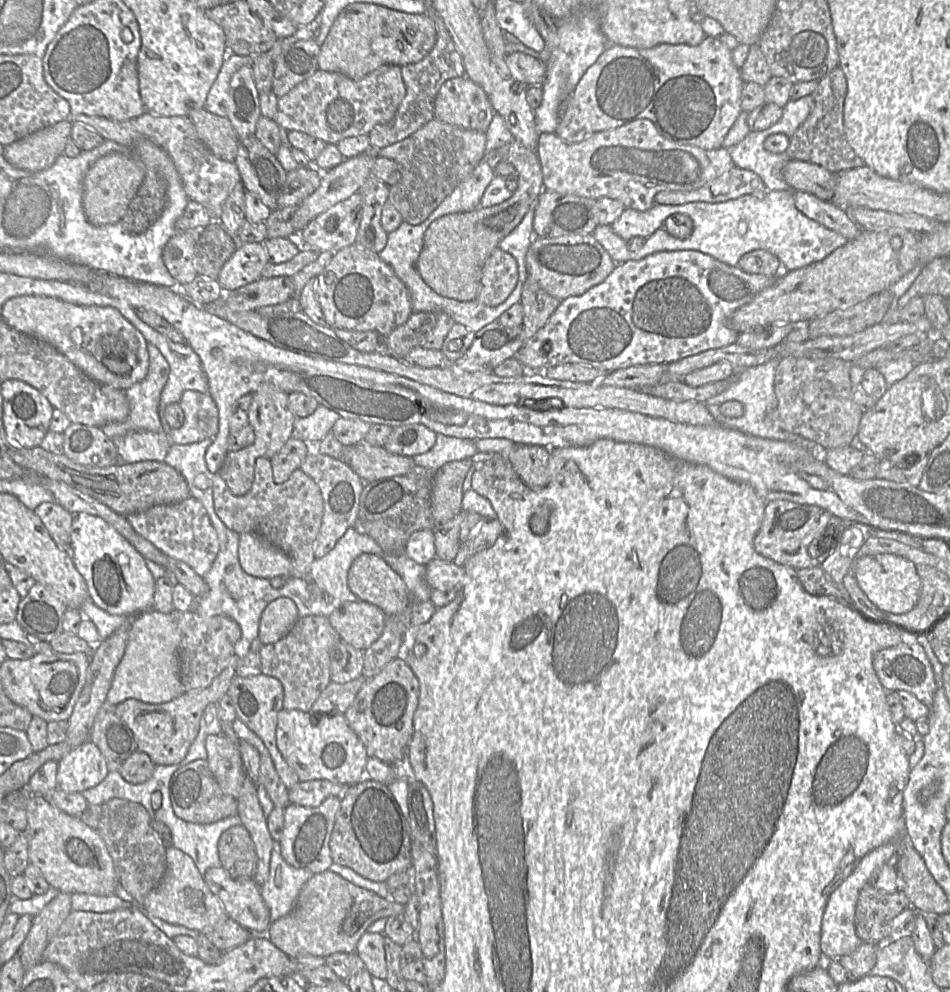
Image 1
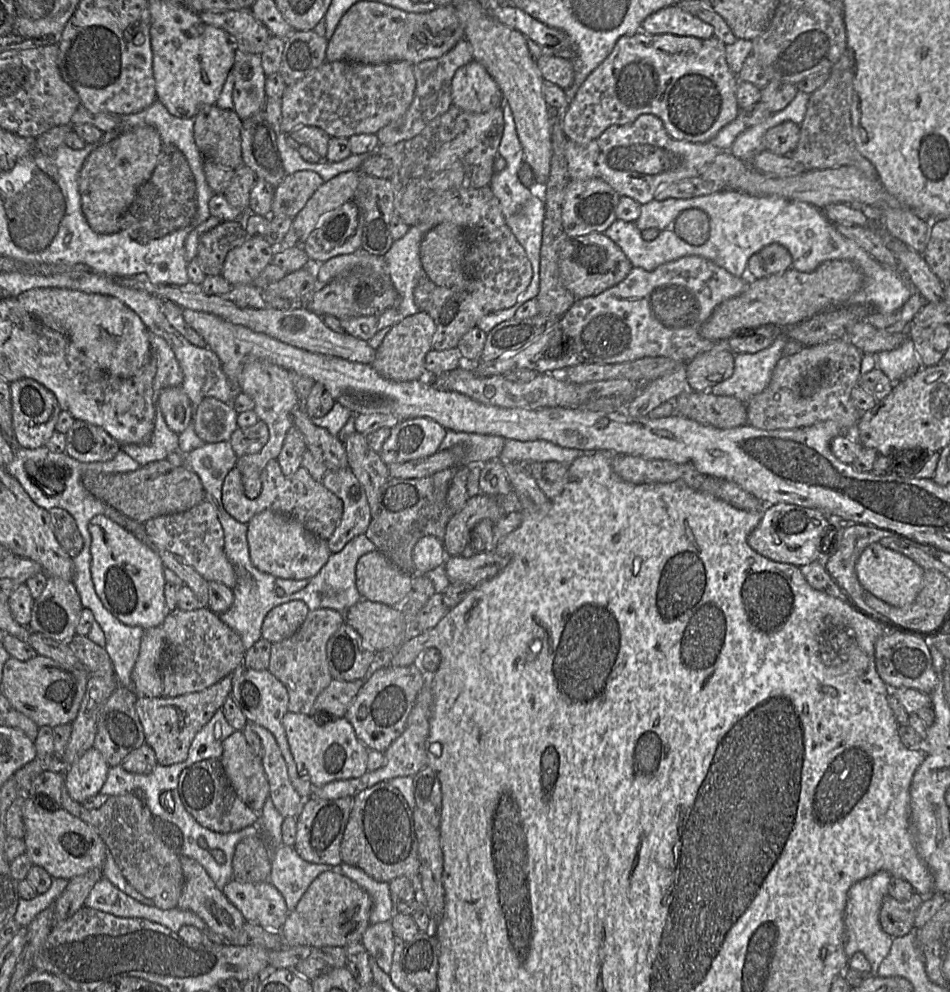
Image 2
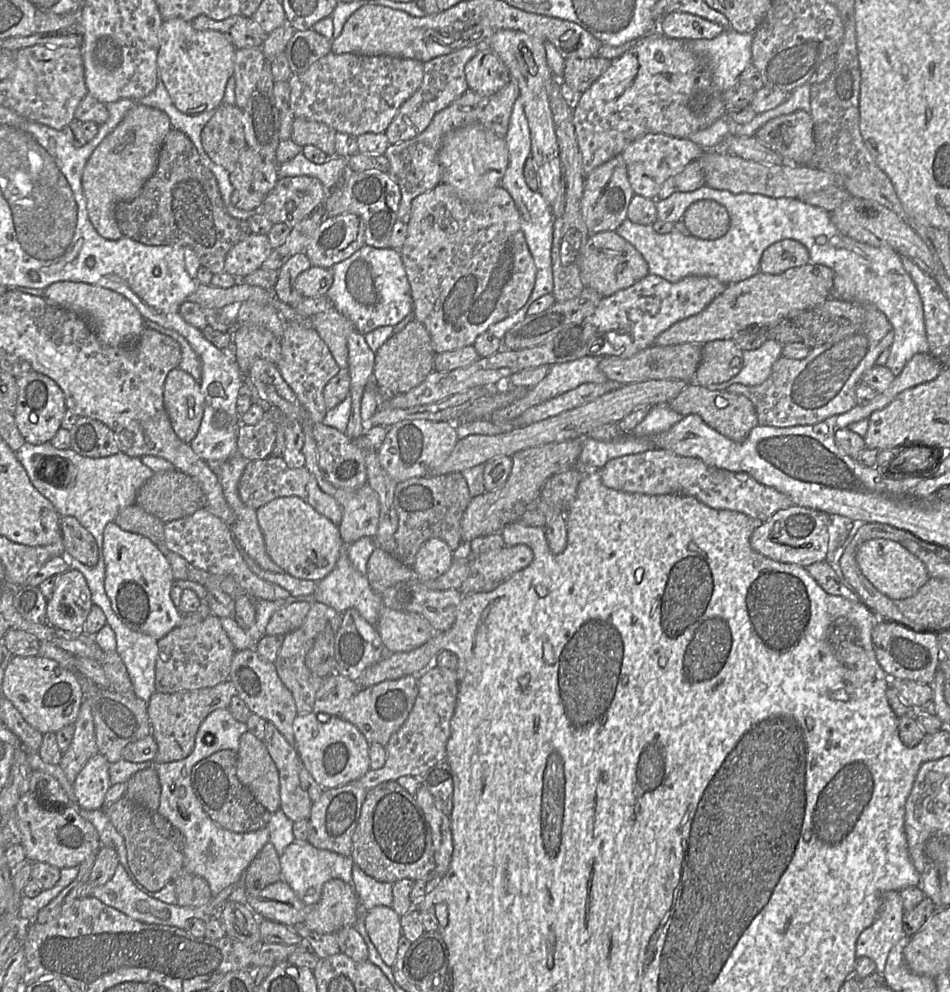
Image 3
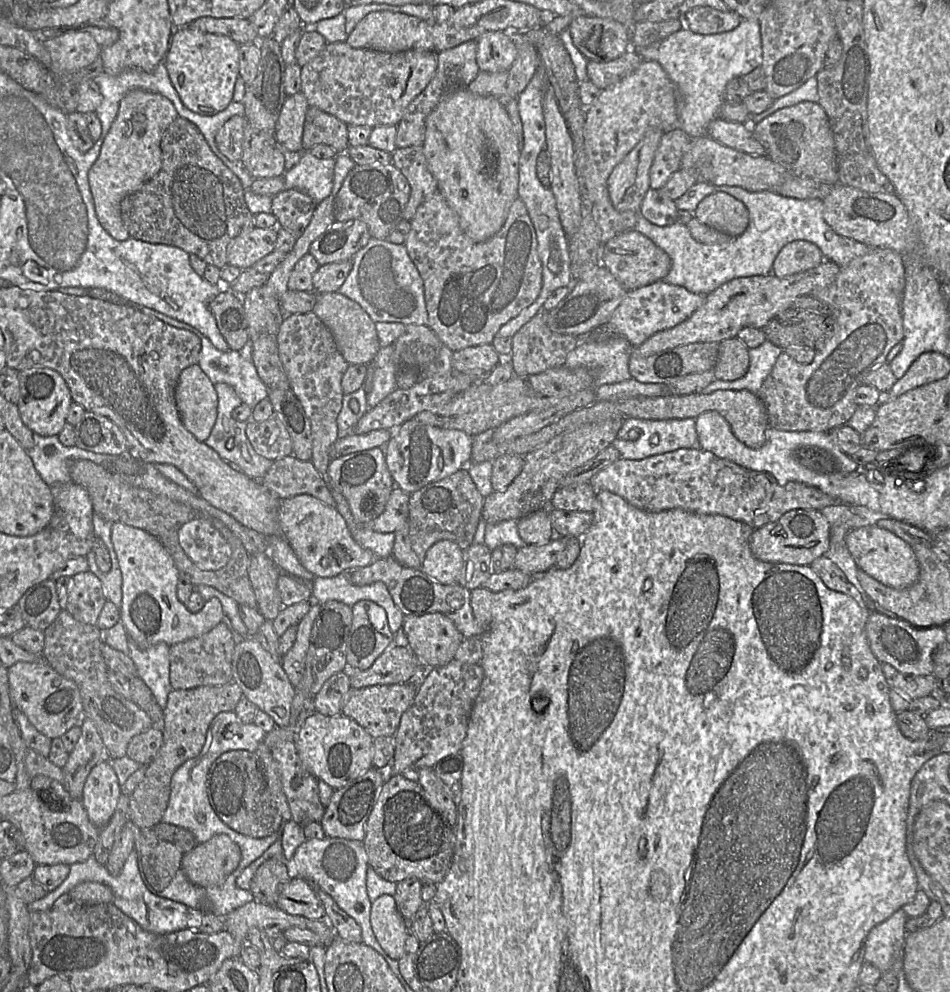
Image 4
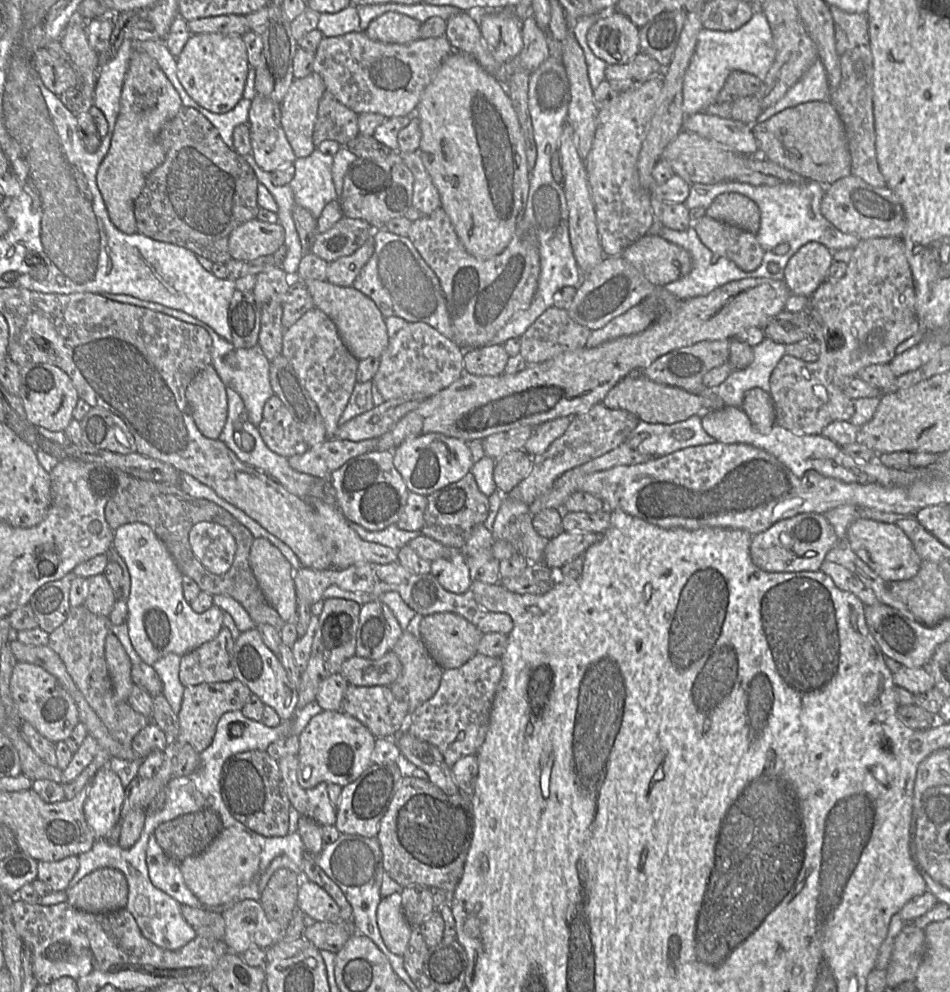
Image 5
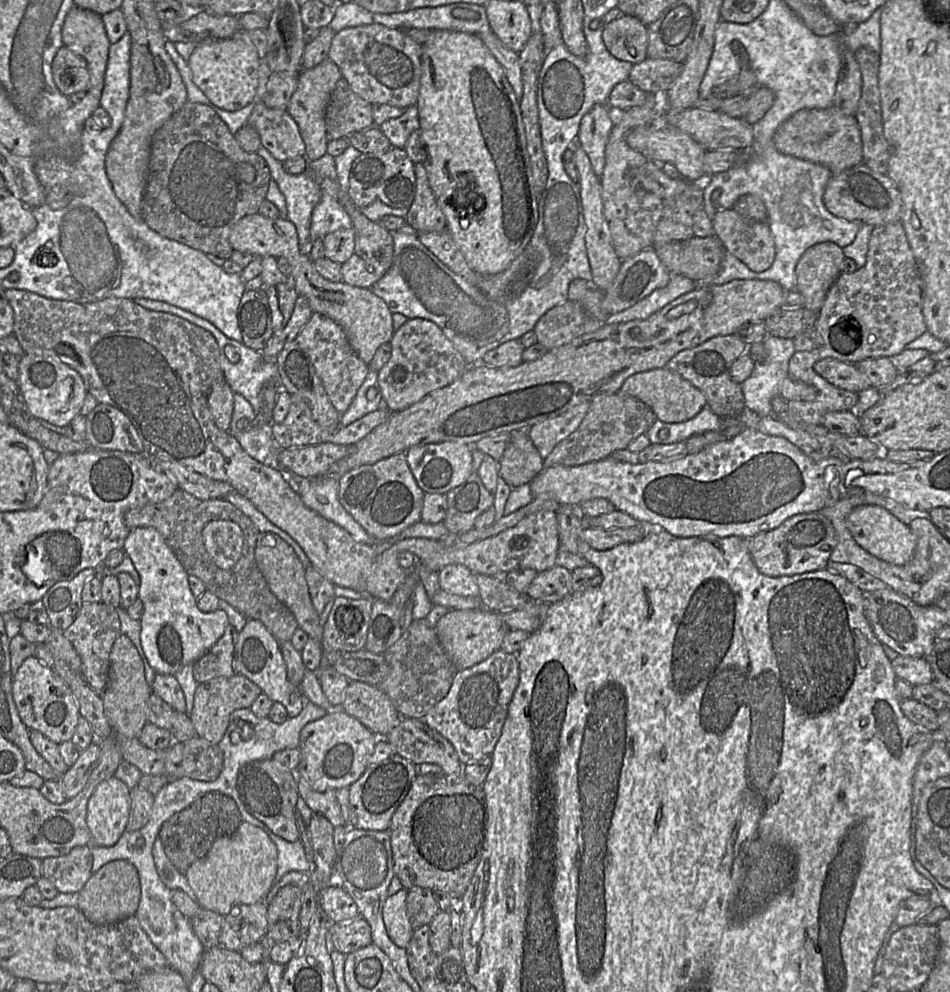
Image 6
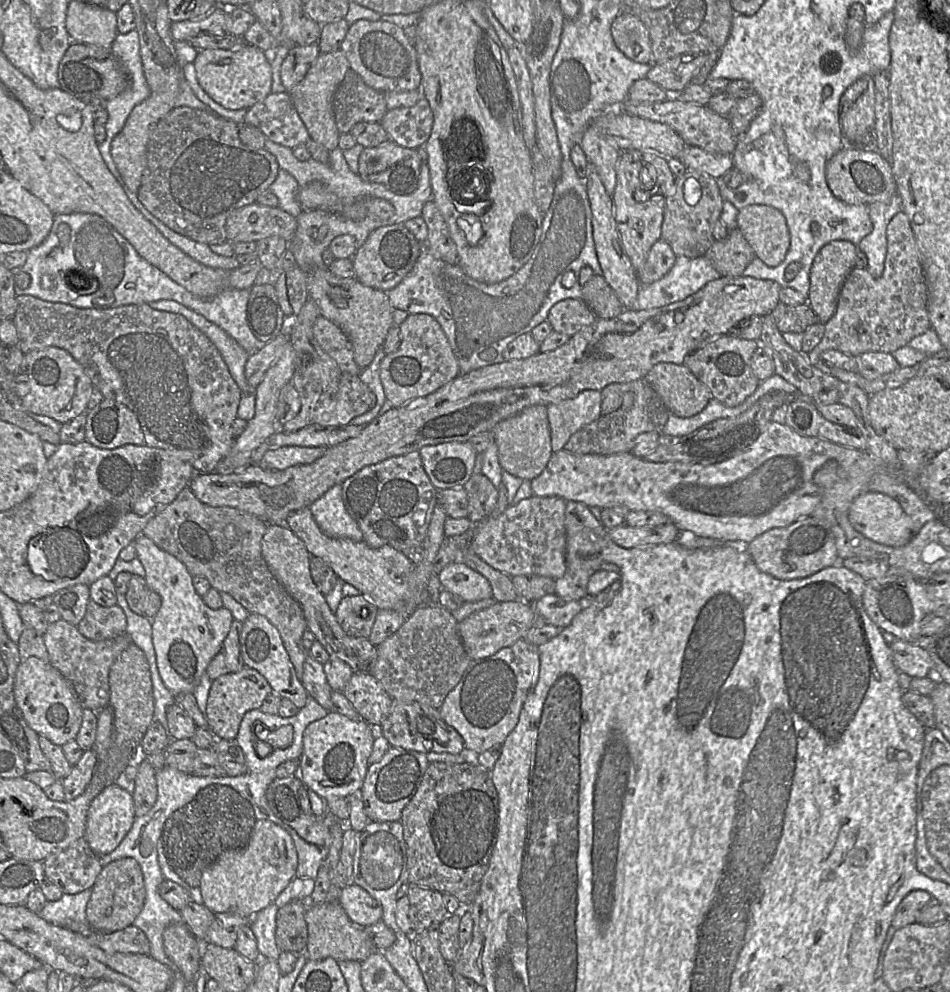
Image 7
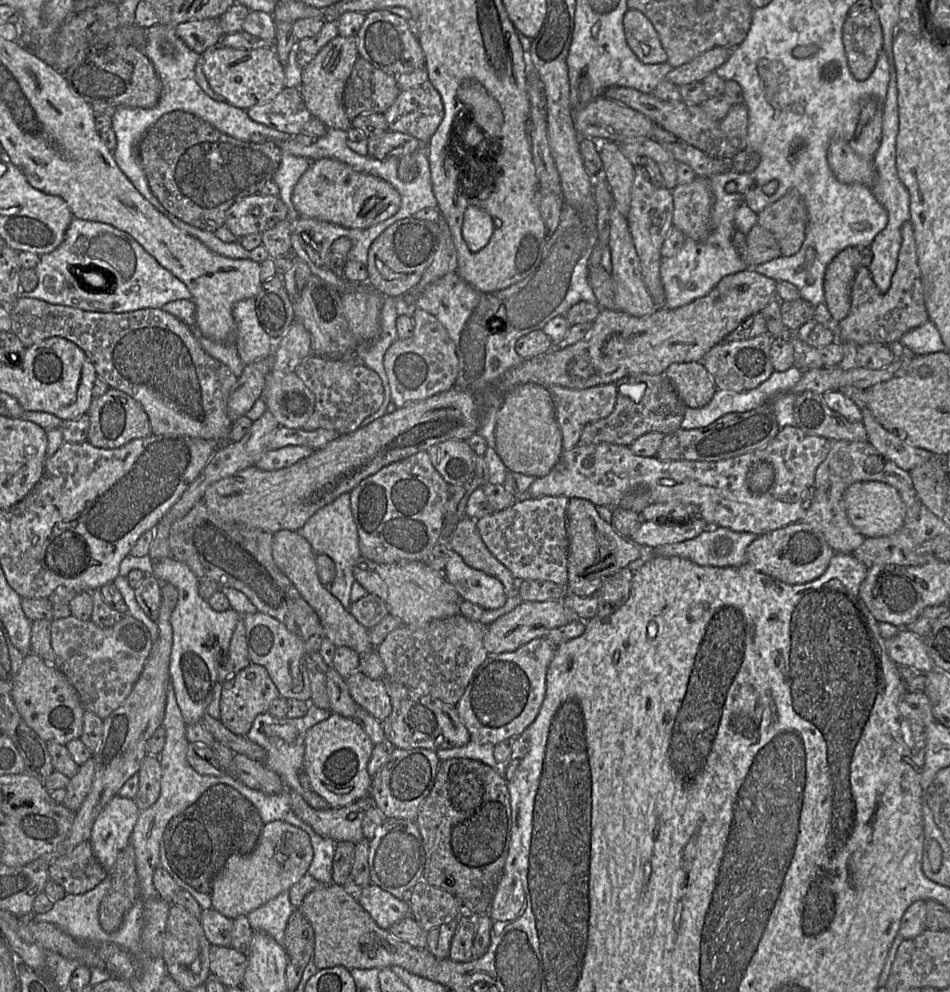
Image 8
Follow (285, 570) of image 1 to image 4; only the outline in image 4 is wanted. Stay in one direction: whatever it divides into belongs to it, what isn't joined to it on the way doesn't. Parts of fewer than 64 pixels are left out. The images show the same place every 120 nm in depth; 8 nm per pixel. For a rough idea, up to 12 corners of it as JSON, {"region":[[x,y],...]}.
{"region":[[281,500],[278,521],[305,569],[333,577],[382,559],[335,506]]}

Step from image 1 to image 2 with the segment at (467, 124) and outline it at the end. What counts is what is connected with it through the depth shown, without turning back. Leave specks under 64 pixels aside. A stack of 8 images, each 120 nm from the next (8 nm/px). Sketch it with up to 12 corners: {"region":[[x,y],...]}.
{"region":[[475,60],[456,71],[452,105],[484,113],[503,105],[497,83]]}

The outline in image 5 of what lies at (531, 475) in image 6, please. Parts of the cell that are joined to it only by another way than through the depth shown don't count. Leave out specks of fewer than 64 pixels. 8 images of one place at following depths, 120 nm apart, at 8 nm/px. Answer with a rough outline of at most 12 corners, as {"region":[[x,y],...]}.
{"region":[[511,451],[495,460],[504,496],[530,473],[532,456]]}

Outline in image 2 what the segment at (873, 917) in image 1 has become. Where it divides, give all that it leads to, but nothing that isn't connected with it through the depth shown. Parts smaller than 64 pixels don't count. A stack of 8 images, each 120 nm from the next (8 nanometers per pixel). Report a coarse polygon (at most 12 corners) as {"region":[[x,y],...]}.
{"region":[[886,896],[879,913],[883,931],[897,938],[915,930],[924,900]]}

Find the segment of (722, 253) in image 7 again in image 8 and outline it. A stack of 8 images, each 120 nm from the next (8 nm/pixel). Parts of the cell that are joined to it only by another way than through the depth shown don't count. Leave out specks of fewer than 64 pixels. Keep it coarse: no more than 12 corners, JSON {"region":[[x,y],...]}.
{"region":[[753,226],[738,252],[748,267],[781,256],[773,234]]}

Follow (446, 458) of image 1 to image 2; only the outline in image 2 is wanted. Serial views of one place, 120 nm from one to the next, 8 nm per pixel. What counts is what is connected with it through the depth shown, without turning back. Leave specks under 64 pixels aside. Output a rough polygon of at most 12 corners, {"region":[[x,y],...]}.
{"region":[[446,430],[439,450],[466,448],[463,465],[499,458],[506,439]]}

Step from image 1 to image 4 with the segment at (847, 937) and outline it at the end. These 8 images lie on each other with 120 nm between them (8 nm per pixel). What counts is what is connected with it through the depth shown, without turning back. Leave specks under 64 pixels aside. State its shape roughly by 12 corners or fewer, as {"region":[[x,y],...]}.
{"region":[[902,909],[872,928],[864,961],[881,973],[900,961],[908,917]]}

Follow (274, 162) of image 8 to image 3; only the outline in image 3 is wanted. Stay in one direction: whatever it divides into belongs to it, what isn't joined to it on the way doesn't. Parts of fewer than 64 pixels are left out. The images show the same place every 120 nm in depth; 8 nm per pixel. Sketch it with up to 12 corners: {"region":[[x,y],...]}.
{"region":[[171,129],[155,171],[119,202],[123,236],[191,247],[224,271],[252,234],[214,173]]}

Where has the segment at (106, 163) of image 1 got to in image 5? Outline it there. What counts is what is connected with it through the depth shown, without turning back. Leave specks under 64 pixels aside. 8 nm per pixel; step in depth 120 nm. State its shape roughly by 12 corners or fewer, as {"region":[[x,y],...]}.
{"region":[[134,49],[96,182],[114,226],[164,161],[159,133],[183,106]]}

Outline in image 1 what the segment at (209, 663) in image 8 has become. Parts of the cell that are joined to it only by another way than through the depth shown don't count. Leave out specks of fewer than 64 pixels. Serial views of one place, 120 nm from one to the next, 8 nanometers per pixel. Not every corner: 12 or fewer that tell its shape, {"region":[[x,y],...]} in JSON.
{"region":[[73,514],[71,557],[115,615],[153,605],[146,559],[104,519]]}

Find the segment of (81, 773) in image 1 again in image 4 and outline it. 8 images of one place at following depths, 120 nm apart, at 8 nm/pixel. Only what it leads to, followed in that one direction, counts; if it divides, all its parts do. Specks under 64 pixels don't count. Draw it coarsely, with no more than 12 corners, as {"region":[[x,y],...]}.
{"region":[[110,761],[88,774],[81,802],[98,828],[112,817],[121,786]]}

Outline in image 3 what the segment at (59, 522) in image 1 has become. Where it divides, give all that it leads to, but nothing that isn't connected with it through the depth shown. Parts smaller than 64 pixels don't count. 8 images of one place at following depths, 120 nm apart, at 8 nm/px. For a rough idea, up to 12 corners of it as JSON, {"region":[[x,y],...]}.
{"region":[[73,516],[60,518],[65,552],[97,564],[98,544]]}

